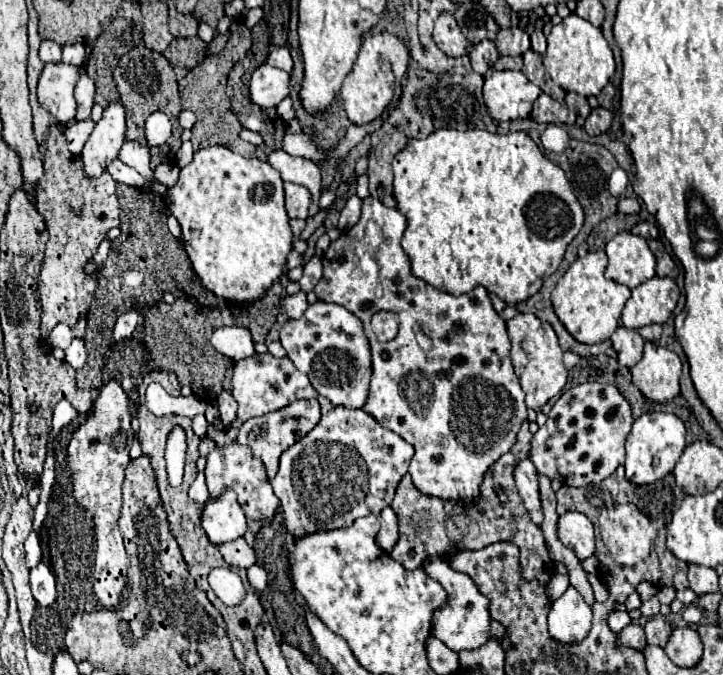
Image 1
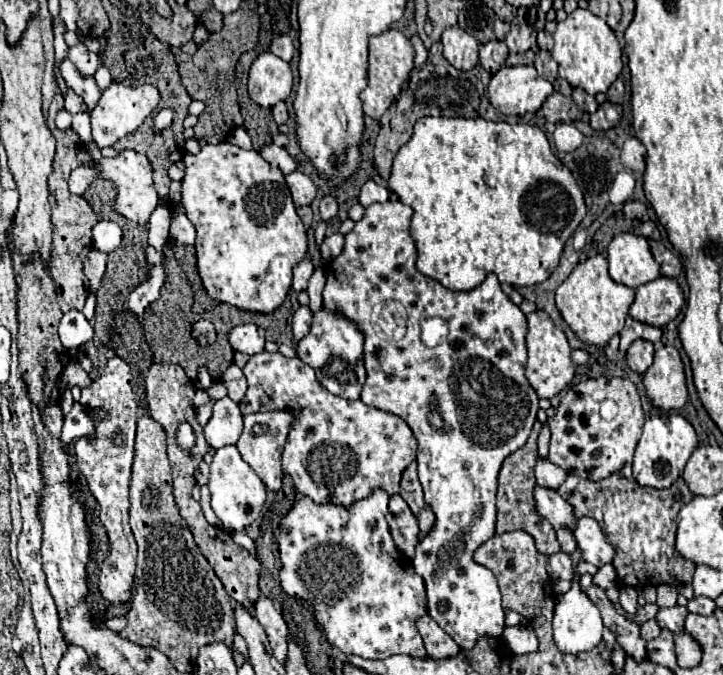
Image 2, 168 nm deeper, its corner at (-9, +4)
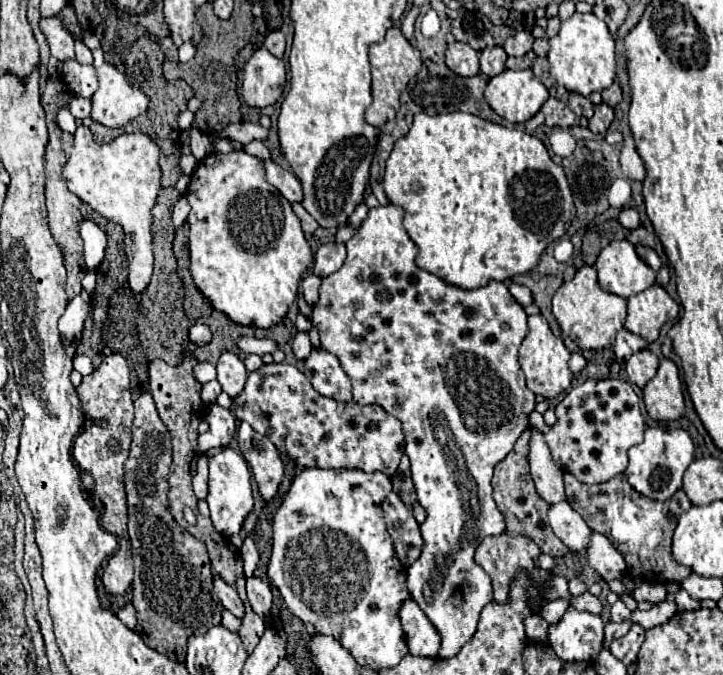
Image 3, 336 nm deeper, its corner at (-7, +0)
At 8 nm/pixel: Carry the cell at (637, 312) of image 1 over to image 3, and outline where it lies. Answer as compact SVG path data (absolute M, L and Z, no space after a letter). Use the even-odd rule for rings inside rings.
M651 285L643 293L629 297L627 305L625 329L643 337L647 343L653 343L659 337L663 323L677 319L679 315L679 305L659 285Z

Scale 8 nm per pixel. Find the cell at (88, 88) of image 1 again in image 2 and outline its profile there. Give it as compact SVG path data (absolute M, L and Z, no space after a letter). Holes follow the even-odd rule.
M77 45L69 49L69 59L75 63L83 77L93 77L99 69L99 55L89 51L85 45Z

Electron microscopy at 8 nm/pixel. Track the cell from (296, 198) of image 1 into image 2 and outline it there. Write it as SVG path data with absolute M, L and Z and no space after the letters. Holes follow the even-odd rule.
M293 171L285 179L287 179L289 191L293 195L295 207L305 207L305 205L311 205L313 203L315 195L317 195L317 187L315 187L315 183L305 173Z

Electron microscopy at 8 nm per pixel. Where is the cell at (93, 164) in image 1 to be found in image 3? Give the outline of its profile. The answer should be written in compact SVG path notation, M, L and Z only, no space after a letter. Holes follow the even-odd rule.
M95 49L93 57L95 57L95 71L99 77L99 89L91 97L91 103L93 103L91 117L93 117L93 121L99 121L107 127L123 127L127 121L135 119L139 113L143 113L147 109L149 97L145 93L141 93L139 89L133 89L125 81L125 75L115 65L111 65L103 59L103 49Z

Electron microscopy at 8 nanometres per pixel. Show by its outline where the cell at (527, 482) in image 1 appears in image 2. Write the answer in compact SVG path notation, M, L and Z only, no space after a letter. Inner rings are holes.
M535 487L533 491L535 495L535 507L537 513L547 519L555 529L559 527L569 527L573 529L575 525L575 517L573 517L573 509L567 501L563 501L563 497L555 491L555 489L547 489L547 487Z

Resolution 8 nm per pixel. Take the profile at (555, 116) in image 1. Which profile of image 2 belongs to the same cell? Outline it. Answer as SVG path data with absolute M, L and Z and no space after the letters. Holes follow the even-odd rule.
M555 91L545 99L541 113L545 115L545 119L549 123L559 123L559 121L571 123L577 117L577 107L575 107L571 97L565 97L565 95Z

